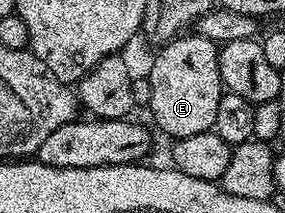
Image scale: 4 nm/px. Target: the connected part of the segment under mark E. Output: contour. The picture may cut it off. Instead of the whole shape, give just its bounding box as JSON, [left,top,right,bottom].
[148,34,223,140]

